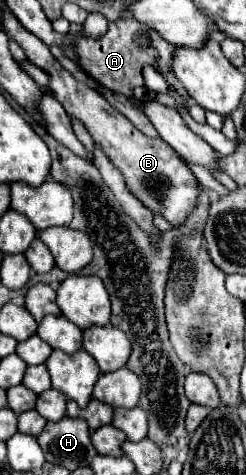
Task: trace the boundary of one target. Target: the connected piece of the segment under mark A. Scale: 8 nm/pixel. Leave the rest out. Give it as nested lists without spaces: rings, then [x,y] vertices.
[[[123,16],[115,22],[109,22],[109,30],[101,38],[77,36],[81,30],[83,30],[81,24],[71,24],[67,36],[73,38],[73,48],[75,48],[79,66],[91,78],[95,78],[101,86],[105,86],[111,92],[117,92],[117,94],[123,94],[123,96],[131,98],[135,88],[145,86],[143,66],[151,64],[153,68],[157,68],[165,74],[165,78],[171,82],[171,86],[183,98],[183,106],[189,108],[187,106],[189,96],[183,92],[183,86],[179,84],[179,80],[175,80],[175,74],[171,74],[171,52],[175,50],[175,46],[169,44],[167,40],[163,40],[163,36],[159,36],[159,32],[155,32],[153,28],[147,28],[147,24],[139,24],[133,16]]]

